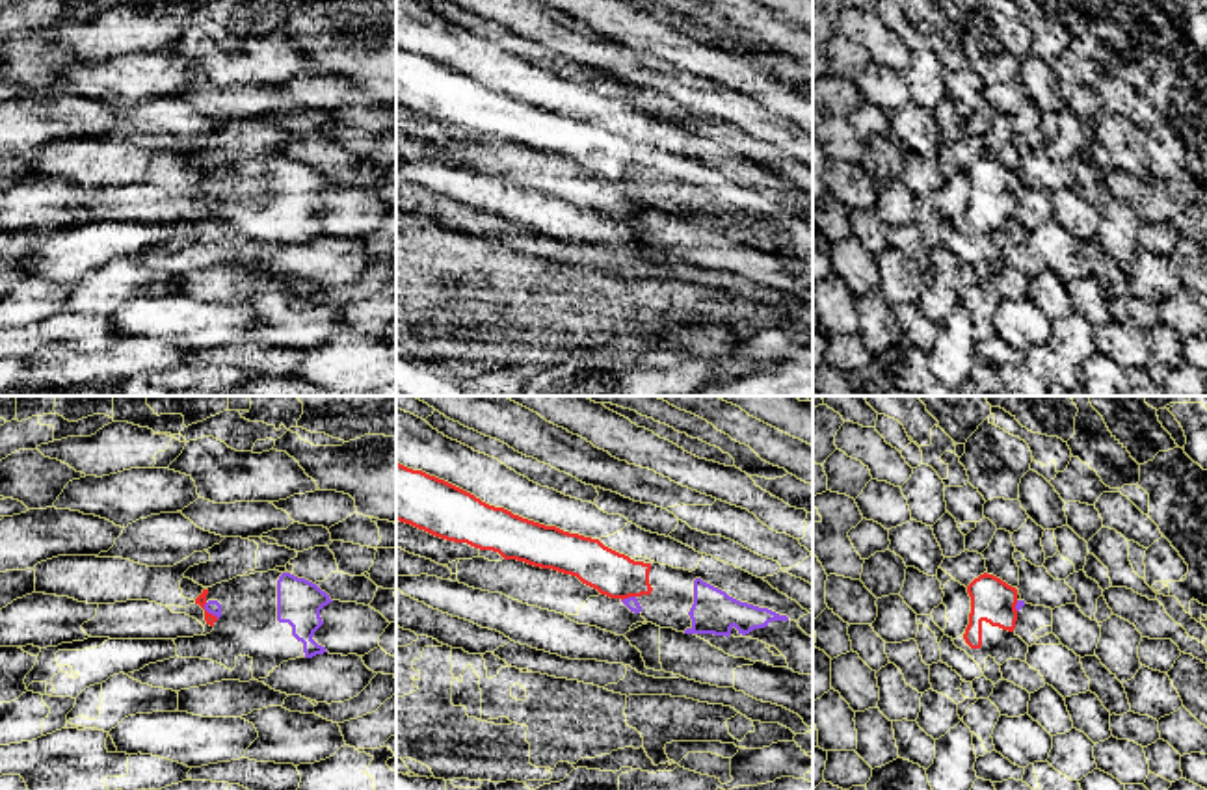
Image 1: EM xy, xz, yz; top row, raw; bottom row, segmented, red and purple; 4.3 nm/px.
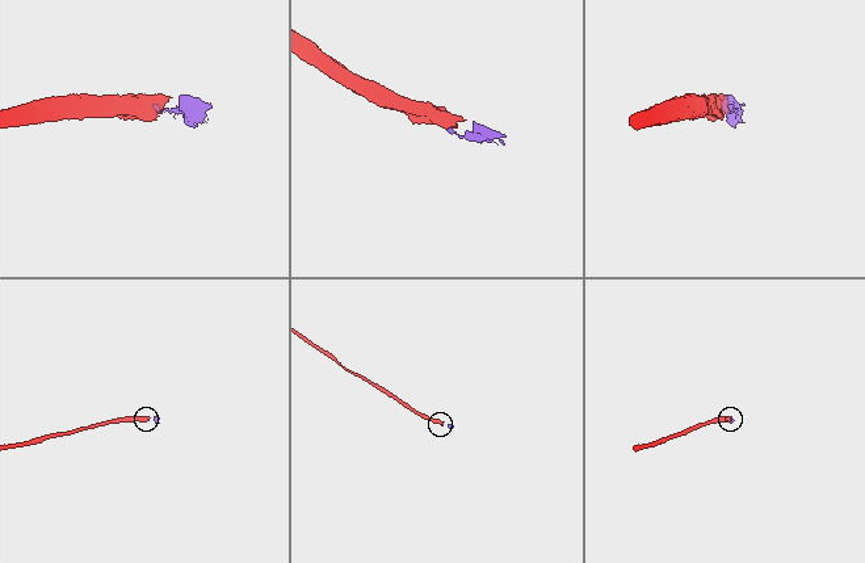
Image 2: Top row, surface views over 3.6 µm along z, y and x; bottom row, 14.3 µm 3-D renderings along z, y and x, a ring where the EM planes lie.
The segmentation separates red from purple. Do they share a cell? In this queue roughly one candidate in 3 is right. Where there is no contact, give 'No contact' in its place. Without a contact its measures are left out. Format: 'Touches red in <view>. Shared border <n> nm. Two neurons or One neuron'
Touches red in xy. Shared border 90 nm. One neuron

